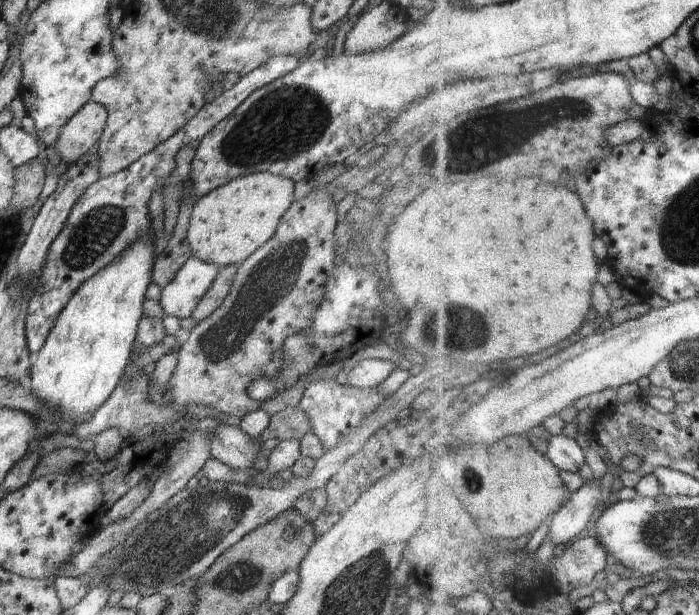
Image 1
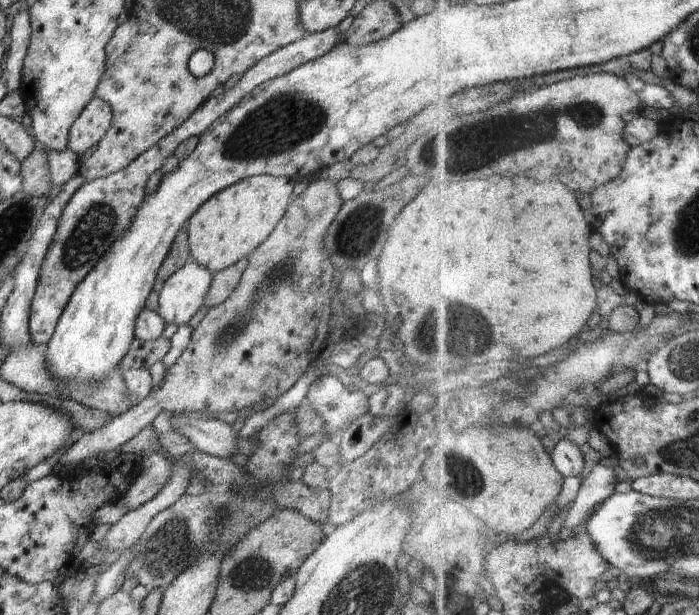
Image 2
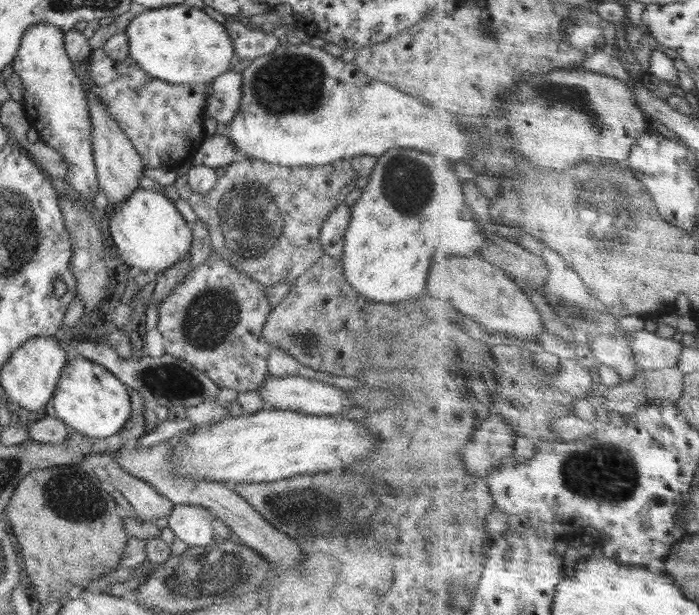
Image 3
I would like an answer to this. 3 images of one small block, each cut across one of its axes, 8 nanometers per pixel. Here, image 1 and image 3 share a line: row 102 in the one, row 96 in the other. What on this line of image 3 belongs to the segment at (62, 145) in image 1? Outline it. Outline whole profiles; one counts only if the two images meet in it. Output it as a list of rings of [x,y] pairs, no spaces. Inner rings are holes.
[[[82,59],[75,65],[75,73],[79,80],[82,81],[83,88],[87,92],[87,101],[89,104],[91,130],[91,147],[94,155],[94,162],[97,172],[97,179],[100,190],[106,193],[108,200],[111,202],[111,208],[126,200],[133,190],[139,186],[138,182],[145,174],[143,170],[145,166],[142,164],[142,157],[134,148],[131,140],[124,134],[124,131],[117,125],[117,122],[111,117],[109,110],[104,103],[93,93],[91,86],[91,76],[89,75],[89,61]]]

